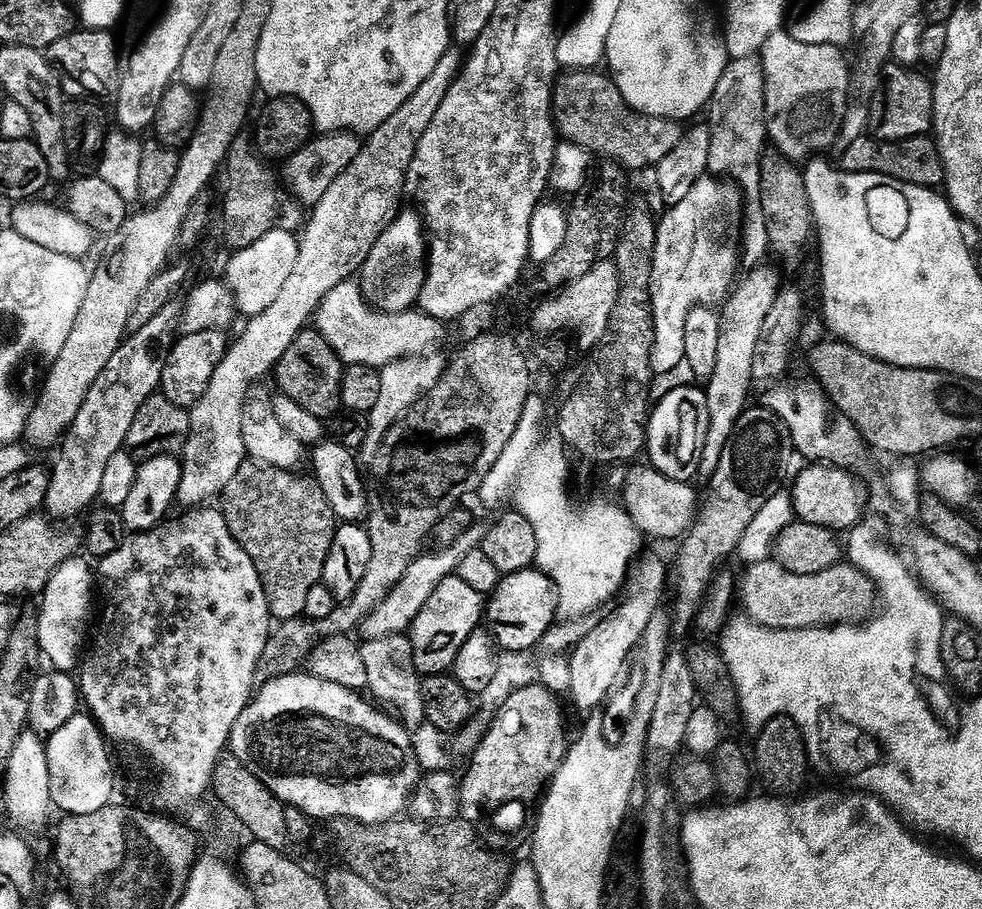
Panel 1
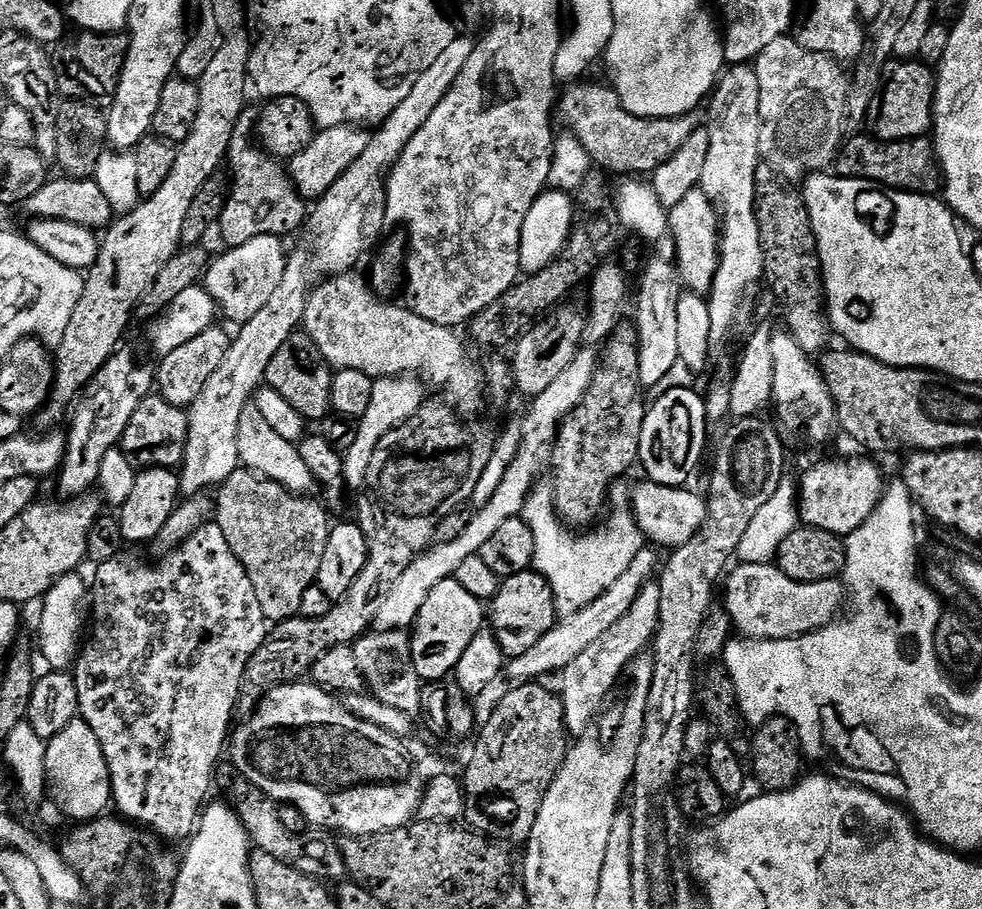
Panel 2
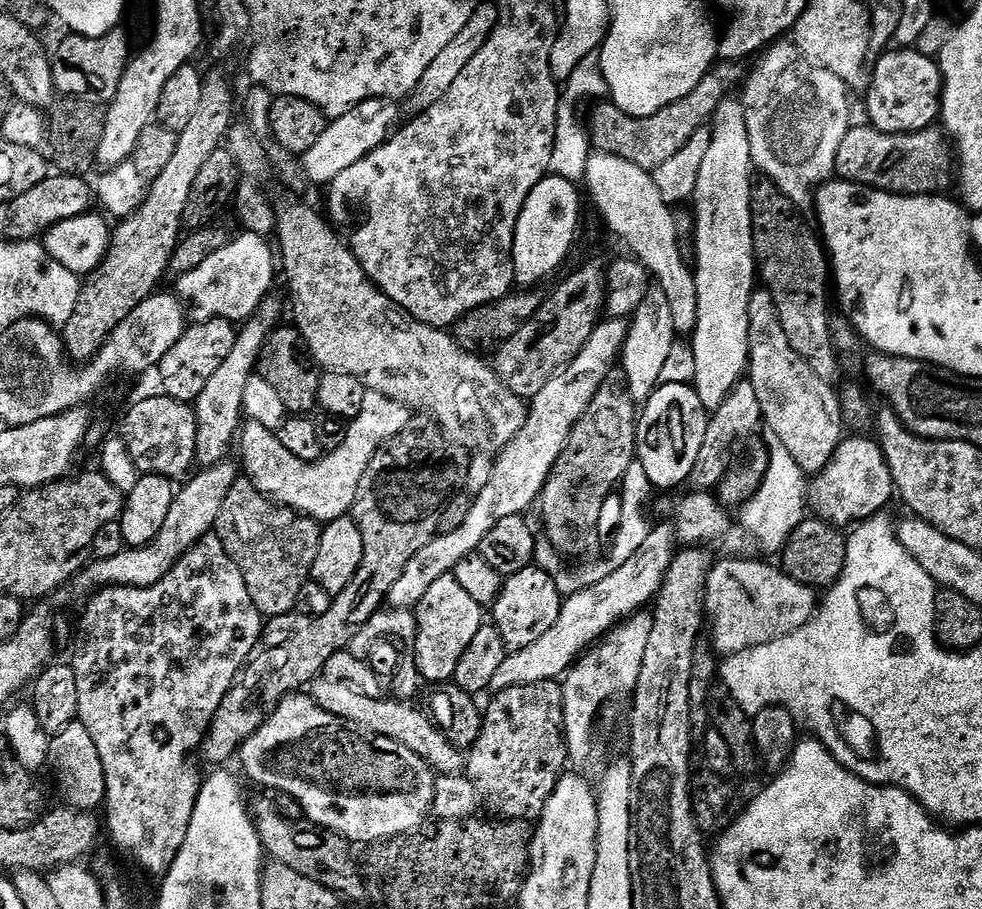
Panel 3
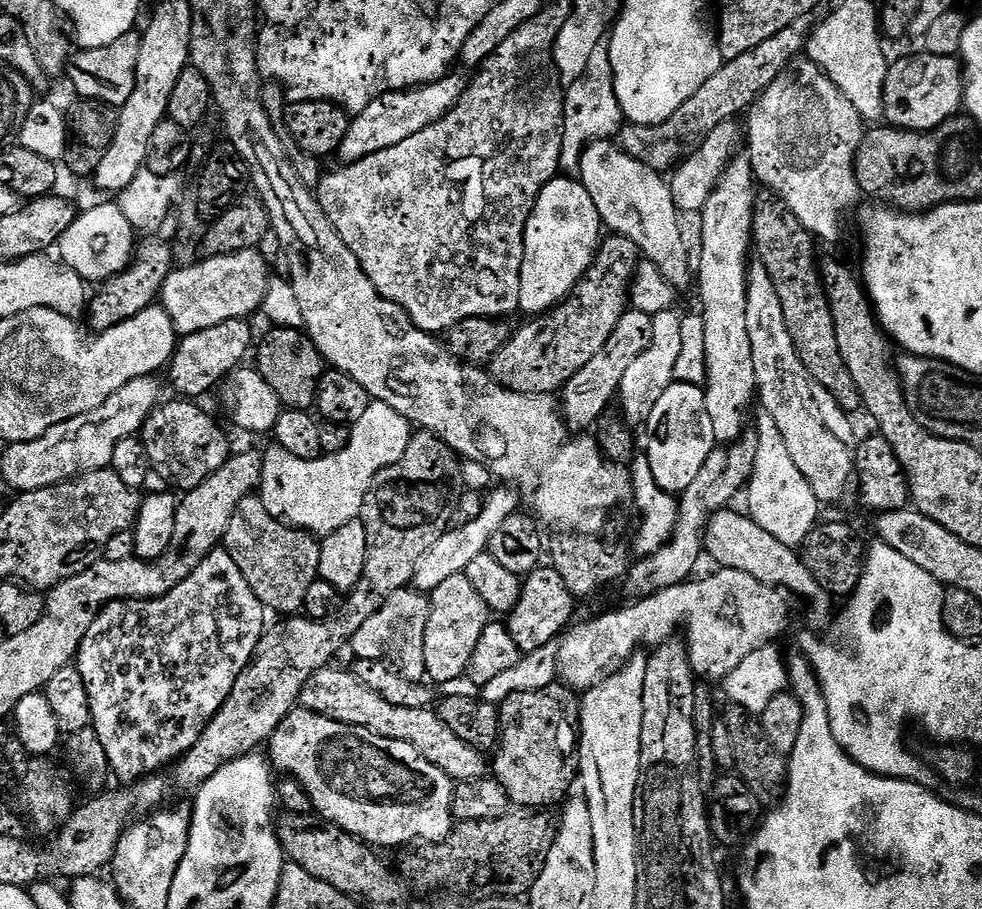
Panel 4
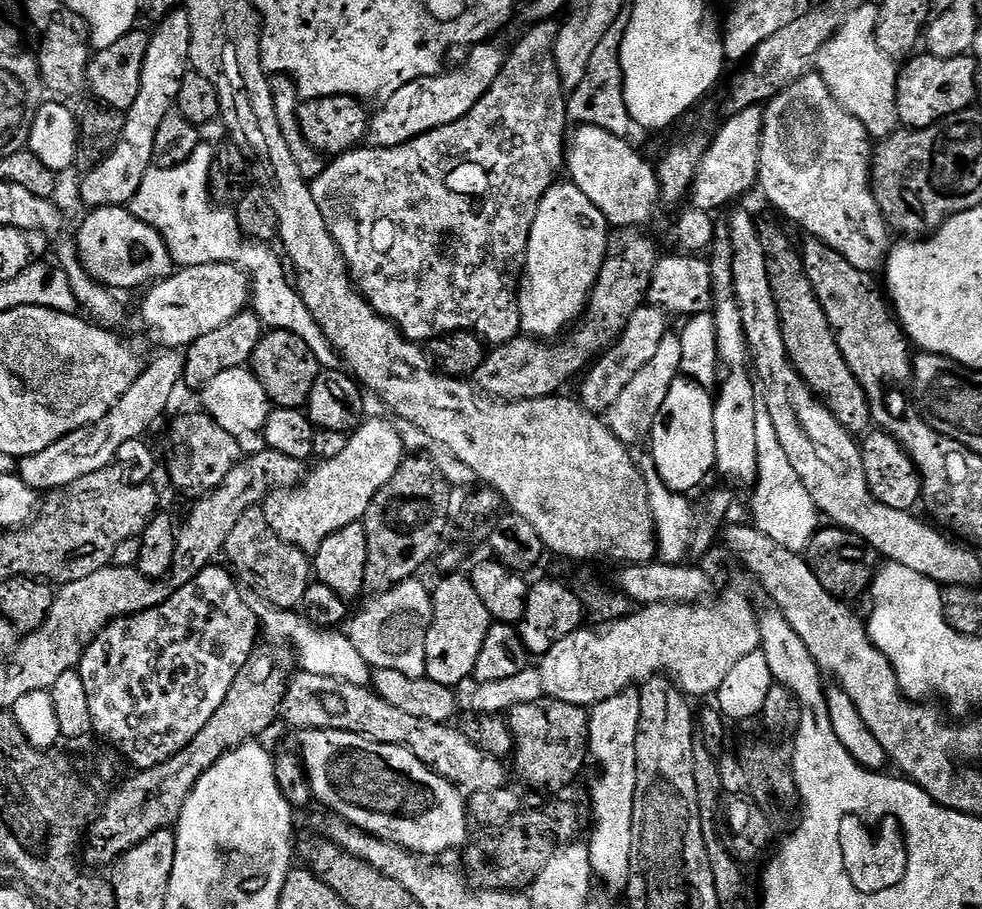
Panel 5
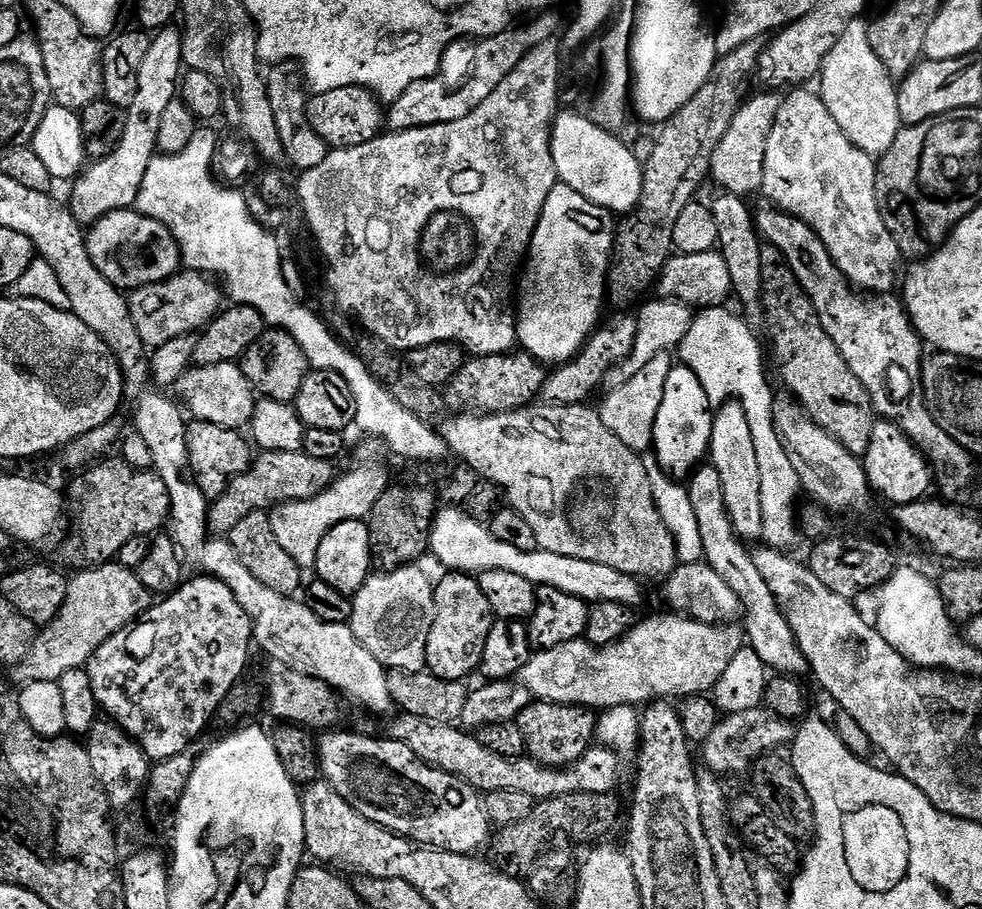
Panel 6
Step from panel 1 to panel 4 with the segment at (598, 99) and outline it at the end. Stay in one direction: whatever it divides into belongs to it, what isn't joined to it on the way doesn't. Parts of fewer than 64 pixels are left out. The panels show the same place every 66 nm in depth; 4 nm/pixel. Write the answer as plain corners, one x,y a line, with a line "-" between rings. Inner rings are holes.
811,15
795,20
786,30
778,30
774,38
766,38
754,50
738,54
738,58
726,60
721,64
718,74
710,78
666,122
661,124
625,123
618,135
619,148
630,156
644,163
654,171
664,174
675,169
685,158
692,155
712,131
720,124
735,121
736,115
747,113
756,99
783,74
784,69
805,51
808,37
814,27

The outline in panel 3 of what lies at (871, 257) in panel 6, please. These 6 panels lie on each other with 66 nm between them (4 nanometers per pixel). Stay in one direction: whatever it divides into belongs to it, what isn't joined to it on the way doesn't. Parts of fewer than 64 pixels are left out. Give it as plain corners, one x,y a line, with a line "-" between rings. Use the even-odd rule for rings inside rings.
791,42
771,45
760,59
757,73
747,79
748,90
744,97
748,110
752,163
755,171
763,179
771,180
793,205
811,205
817,189
836,176
838,150
842,150
848,129
853,127
852,108
848,105
850,89
842,82
842,78
838,78
838,74
830,74
830,70
820,68
813,60
808,60

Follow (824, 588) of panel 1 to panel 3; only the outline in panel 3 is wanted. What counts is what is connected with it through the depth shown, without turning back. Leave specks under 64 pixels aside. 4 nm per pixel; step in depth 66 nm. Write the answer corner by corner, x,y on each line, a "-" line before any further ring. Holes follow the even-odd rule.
724,558
713,567
708,576
708,590
704,598
706,624
712,628
711,643
717,653
725,657
738,655
742,650
750,650
754,646
762,646
766,642
774,642
778,638
793,636
802,626
806,626
818,611
817,589
798,582
779,567
771,568
768,564
758,564
754,560
736,560
740,558

